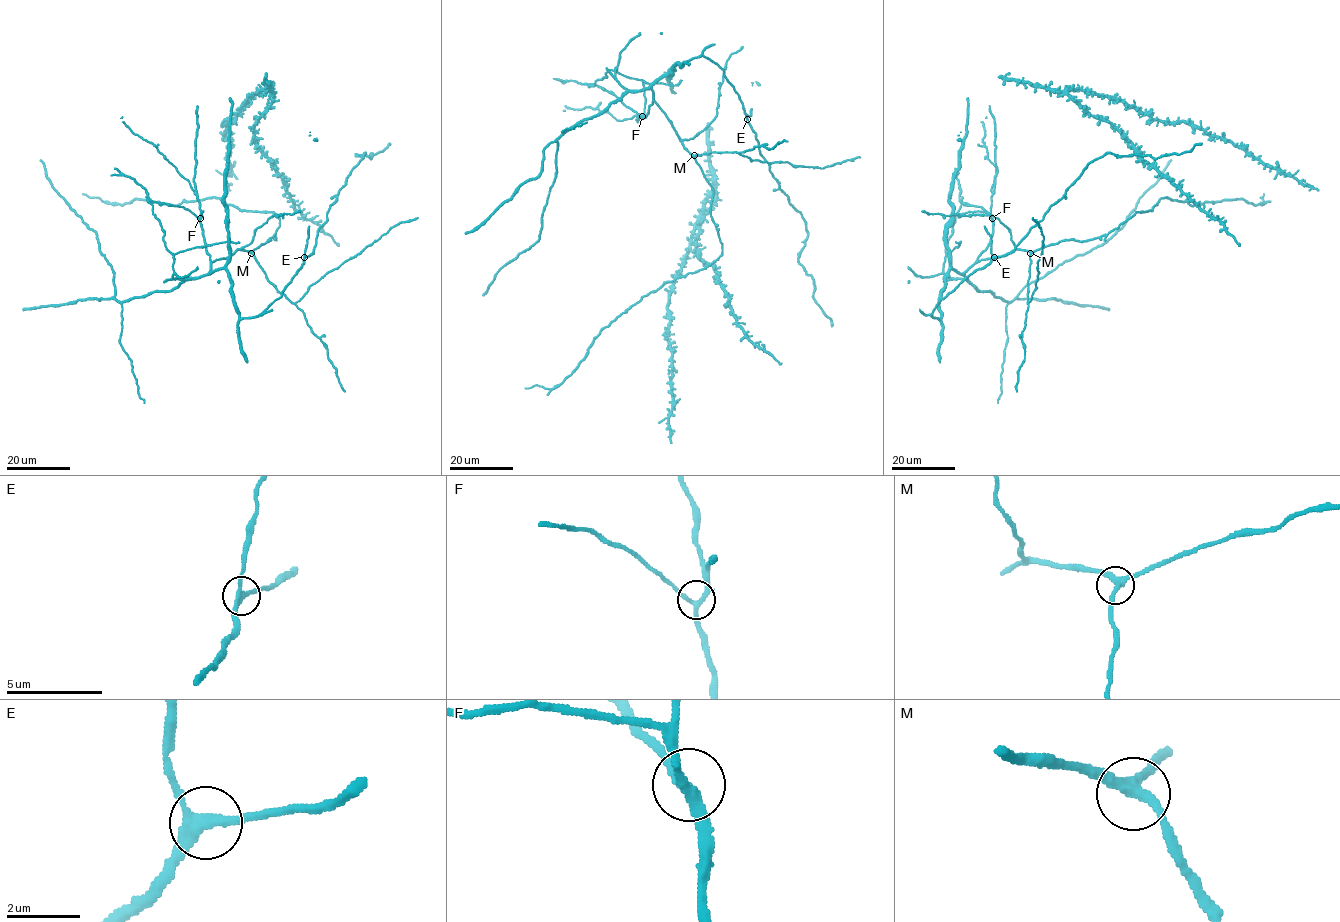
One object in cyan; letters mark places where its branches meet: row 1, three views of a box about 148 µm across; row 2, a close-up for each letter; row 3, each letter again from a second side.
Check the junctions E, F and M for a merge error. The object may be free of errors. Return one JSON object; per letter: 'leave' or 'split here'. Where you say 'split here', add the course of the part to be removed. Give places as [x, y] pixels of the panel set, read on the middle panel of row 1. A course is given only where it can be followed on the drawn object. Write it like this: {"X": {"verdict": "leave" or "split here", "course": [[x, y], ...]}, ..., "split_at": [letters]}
{"E": {"verdict": "leave"}, "F": {"verdict": "leave"}, "M": {"verdict": "leave"}, "split_at": []}

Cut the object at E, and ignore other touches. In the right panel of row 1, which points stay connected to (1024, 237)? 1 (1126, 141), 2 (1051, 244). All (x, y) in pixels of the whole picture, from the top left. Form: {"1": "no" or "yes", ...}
{"1": "no", "2": "no"}

